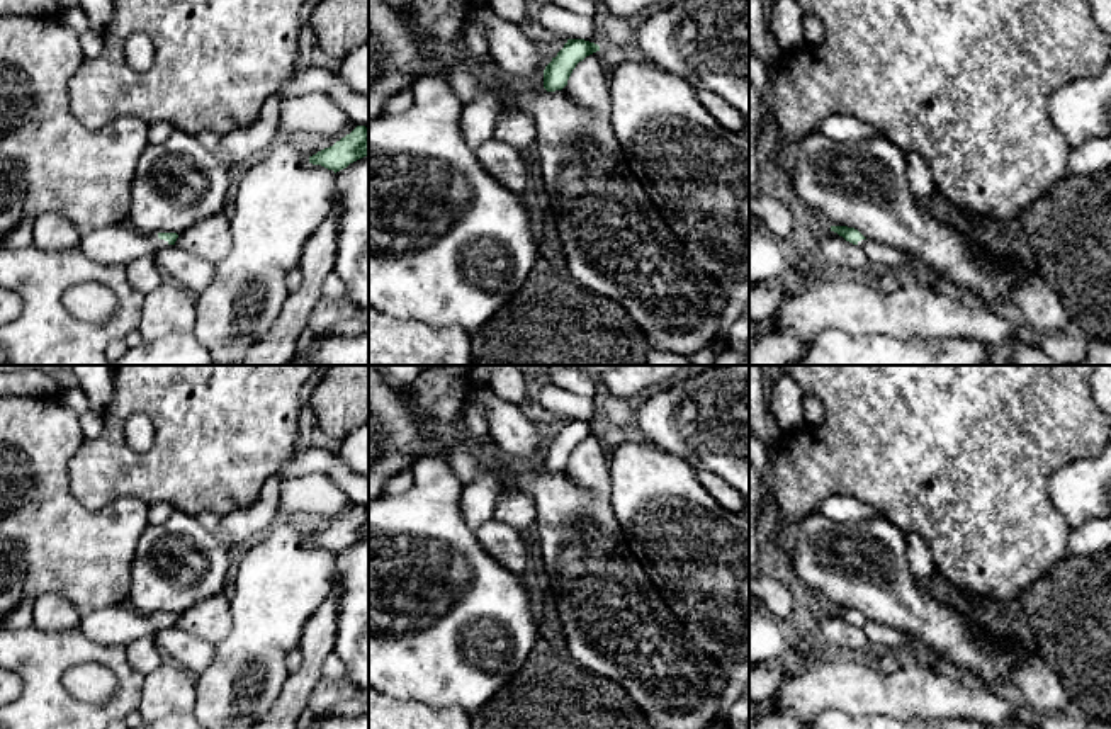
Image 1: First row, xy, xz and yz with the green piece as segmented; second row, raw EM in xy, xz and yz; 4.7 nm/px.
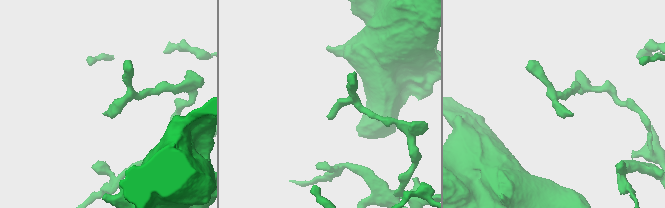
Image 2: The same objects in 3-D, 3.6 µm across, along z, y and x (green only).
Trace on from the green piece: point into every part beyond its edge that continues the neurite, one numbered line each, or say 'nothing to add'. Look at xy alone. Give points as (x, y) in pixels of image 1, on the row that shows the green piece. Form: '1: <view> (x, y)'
1: xy (119, 243)

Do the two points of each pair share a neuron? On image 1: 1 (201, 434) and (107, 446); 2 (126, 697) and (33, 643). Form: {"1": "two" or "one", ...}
{"1": "one", "2": "one"}

